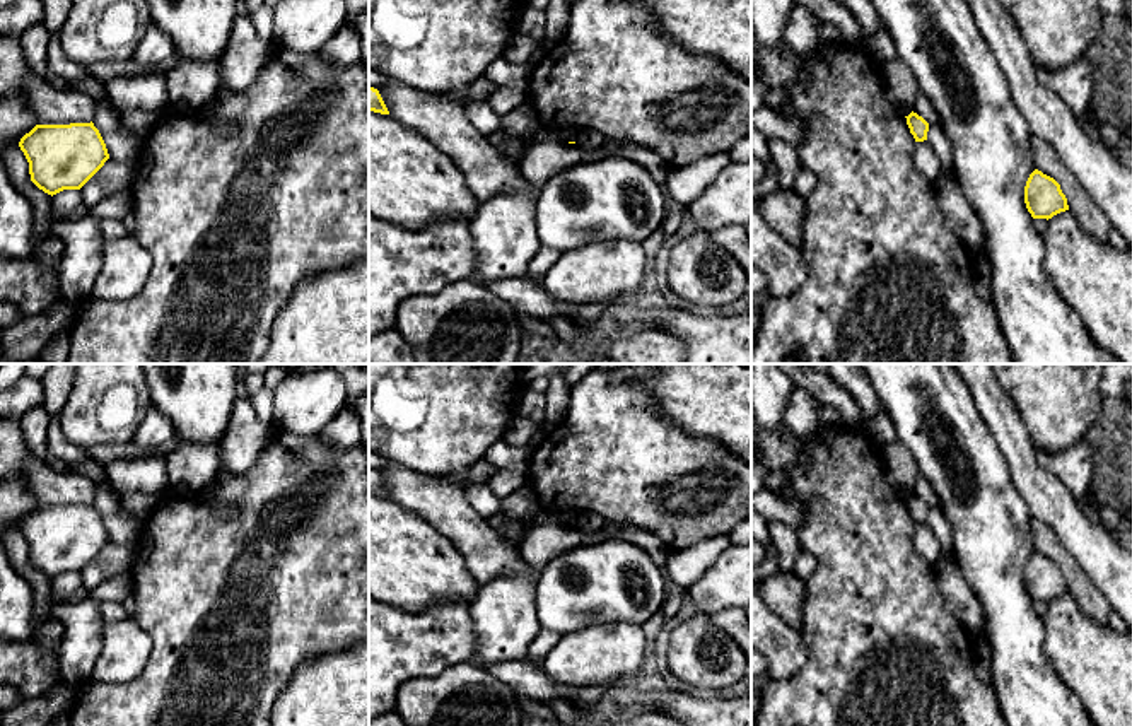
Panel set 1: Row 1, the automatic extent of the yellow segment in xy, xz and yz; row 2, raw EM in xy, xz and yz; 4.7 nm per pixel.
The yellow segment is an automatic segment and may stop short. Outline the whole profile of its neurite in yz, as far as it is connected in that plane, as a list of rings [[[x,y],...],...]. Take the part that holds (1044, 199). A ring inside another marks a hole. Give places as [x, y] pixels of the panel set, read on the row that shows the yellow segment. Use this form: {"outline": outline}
{"outline": [[[1035,169],[1026,181],[1024,203],[1033,219],[1048,220],[1053,215],[1069,210],[1060,184],[1038,169]]]}

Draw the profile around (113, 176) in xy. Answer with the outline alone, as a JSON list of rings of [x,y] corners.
[[[108,159],[104,166],[80,188],[84,203],[92,208],[109,195],[130,190],[137,176],[137,164]]]

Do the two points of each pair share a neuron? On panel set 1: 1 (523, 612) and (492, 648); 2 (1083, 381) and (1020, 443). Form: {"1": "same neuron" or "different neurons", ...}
{"1": "same neuron", "2": "different neurons"}

